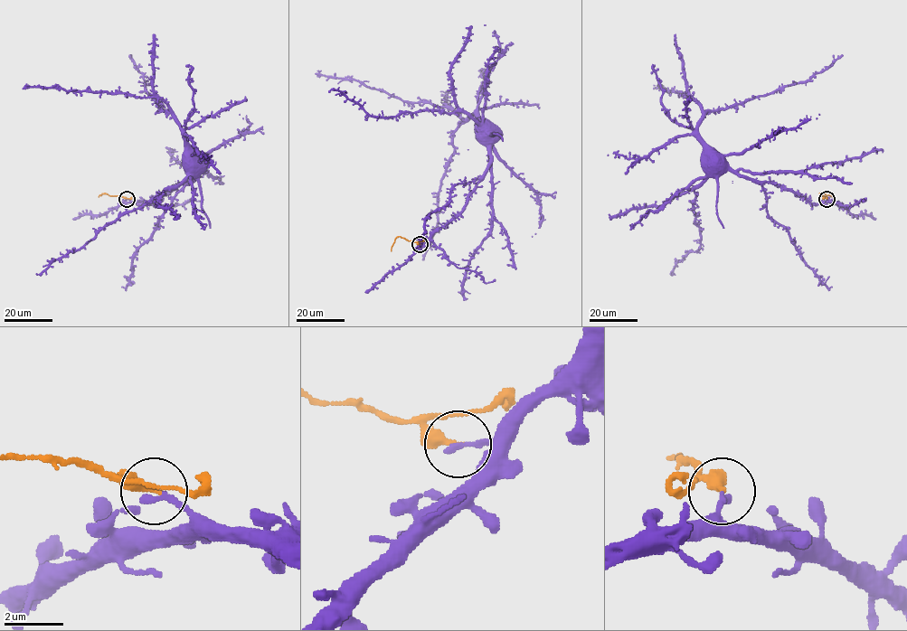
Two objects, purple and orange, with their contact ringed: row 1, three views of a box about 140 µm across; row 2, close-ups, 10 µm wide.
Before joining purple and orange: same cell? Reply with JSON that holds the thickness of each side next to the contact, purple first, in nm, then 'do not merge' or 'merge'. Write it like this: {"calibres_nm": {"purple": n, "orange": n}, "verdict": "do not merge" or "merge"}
{"calibres_nm": {"purple": 220, "orange": 280}, "verdict": "do not merge"}

